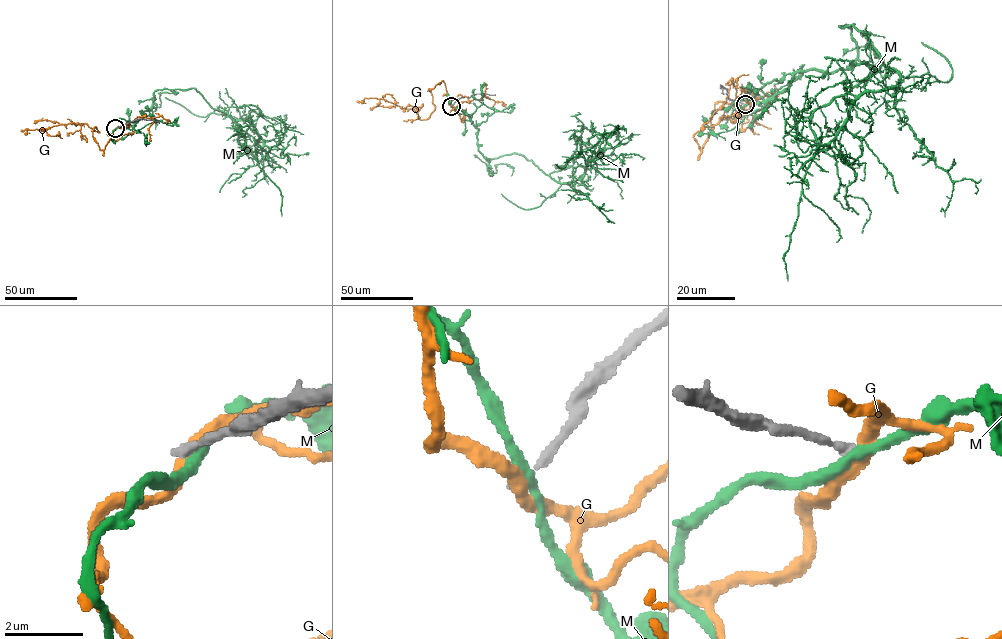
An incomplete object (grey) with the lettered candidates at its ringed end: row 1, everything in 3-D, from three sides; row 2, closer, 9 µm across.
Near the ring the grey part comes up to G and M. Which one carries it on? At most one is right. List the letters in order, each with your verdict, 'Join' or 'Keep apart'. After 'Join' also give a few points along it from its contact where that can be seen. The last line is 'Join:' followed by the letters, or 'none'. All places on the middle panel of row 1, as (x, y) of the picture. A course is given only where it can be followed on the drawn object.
G: Keep apart
M: Keep apart
Join: none

